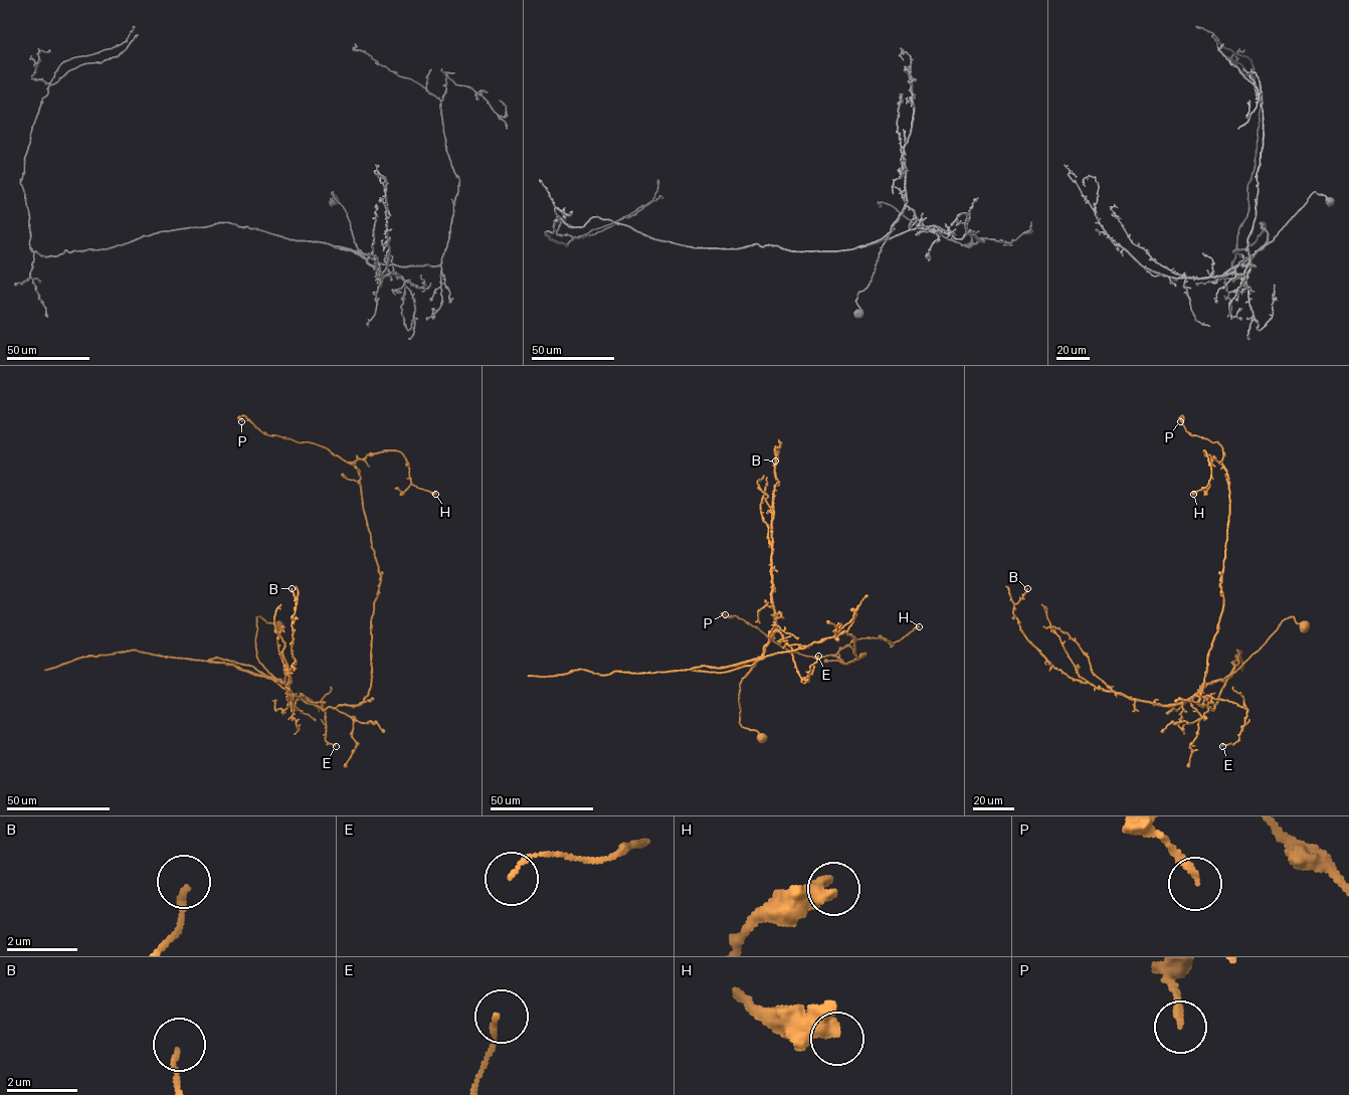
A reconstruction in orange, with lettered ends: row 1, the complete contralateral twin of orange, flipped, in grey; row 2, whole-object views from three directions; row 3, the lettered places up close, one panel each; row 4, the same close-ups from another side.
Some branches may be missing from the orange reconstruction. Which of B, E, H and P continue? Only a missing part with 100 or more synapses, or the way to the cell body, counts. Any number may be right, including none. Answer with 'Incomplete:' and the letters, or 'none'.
Incomplete: none

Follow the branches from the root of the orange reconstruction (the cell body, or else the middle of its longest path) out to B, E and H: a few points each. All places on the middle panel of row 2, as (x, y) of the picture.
B: (761, 739), (756, 730), (739, 722), (739, 693), (741, 680), (775, 628), (771, 523), (778, 446), (775, 461)
E: (761, 739), (739, 722), (739, 693), (769, 639), (777, 630), (781, 634), (796, 672), (807, 681), (818, 656)
H: (761, 739), (739, 722), (758, 660), (845, 631), (863, 655), (847, 664), (852, 641), (919, 626)

